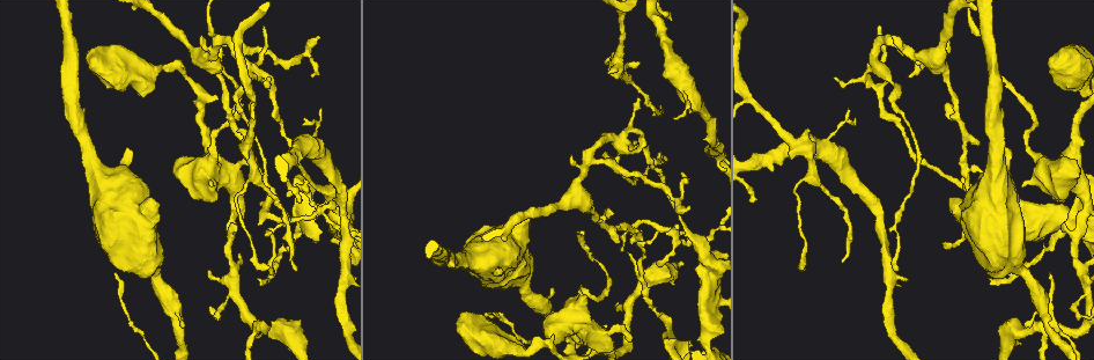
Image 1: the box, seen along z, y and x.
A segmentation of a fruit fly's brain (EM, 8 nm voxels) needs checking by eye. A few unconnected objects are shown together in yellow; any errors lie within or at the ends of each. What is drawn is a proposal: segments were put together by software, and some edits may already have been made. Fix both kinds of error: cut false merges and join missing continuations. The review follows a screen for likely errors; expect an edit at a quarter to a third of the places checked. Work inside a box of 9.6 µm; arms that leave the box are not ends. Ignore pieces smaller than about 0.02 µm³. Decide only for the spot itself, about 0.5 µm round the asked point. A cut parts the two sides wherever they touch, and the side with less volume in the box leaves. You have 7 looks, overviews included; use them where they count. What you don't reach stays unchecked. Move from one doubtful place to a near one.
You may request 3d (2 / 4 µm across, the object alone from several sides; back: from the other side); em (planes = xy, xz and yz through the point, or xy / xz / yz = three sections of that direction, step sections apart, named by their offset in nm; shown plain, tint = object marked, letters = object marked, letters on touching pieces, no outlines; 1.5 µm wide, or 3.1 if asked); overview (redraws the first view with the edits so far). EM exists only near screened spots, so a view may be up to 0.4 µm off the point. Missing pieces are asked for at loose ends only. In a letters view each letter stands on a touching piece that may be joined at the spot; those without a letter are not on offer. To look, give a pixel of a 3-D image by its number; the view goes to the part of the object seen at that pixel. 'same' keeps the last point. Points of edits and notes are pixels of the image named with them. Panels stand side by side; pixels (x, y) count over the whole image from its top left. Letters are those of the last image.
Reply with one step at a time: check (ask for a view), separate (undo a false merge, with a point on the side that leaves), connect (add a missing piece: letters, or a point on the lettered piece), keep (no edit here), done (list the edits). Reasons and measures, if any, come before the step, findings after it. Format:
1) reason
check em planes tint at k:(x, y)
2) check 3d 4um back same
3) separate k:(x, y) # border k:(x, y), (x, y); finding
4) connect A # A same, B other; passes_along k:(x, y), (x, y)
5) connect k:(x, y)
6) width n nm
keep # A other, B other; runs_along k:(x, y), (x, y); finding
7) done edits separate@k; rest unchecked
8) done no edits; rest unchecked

check 3d 4um at 1:(1042, 326)

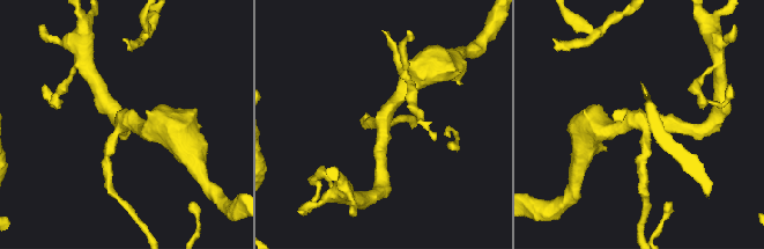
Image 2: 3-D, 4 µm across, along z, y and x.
arms 3; arm_widths 170, 240, 240 nm; shape alone is not enough
check em planes tint at 2:(645, 122)

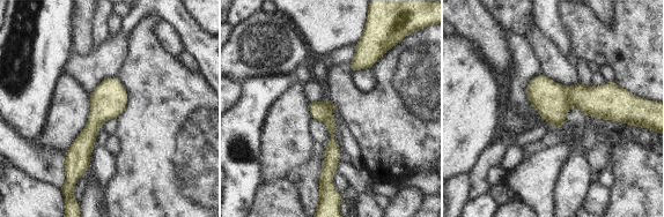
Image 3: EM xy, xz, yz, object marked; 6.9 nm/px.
check em planes letters same

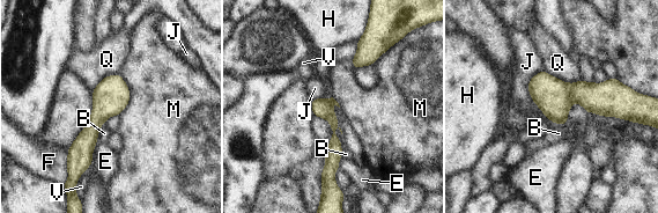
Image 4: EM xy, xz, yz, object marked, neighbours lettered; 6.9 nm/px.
width 140 nm
keep # B other, E other, F other, H other, J other, M other, Q other, V other; runs_along 4:(531, 85), (548, 93), (625, 95); all the same neuron

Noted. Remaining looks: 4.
thin end
check em yz step 4 letters at 1:(800, 266)

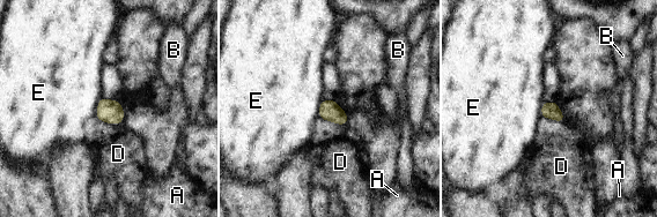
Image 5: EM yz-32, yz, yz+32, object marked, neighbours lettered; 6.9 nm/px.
another direction
check em planes letters same

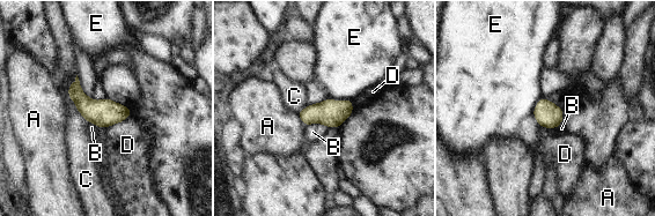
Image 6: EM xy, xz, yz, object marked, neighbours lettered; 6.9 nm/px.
keep # A other, B other, C other, D other, E other; no lettered piece goes on from it

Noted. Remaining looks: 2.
check 3d 4um at 1:(640, 269)

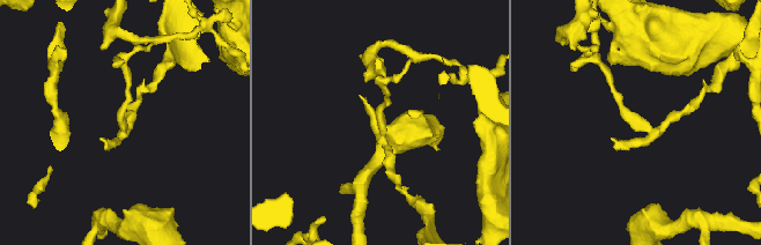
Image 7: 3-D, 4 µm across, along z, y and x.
check em planes letters at 7:(642, 122)

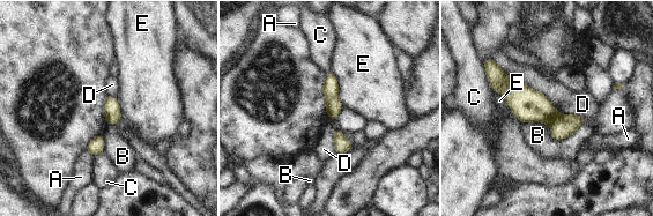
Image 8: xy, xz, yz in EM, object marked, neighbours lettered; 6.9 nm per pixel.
separate 8:(565, 125) # A other, B other, C other, D other, E other; border 8:(561, 114), (550, 127); a second neuron is stuck on

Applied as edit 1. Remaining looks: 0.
done edits separate@8; rest unchecked

